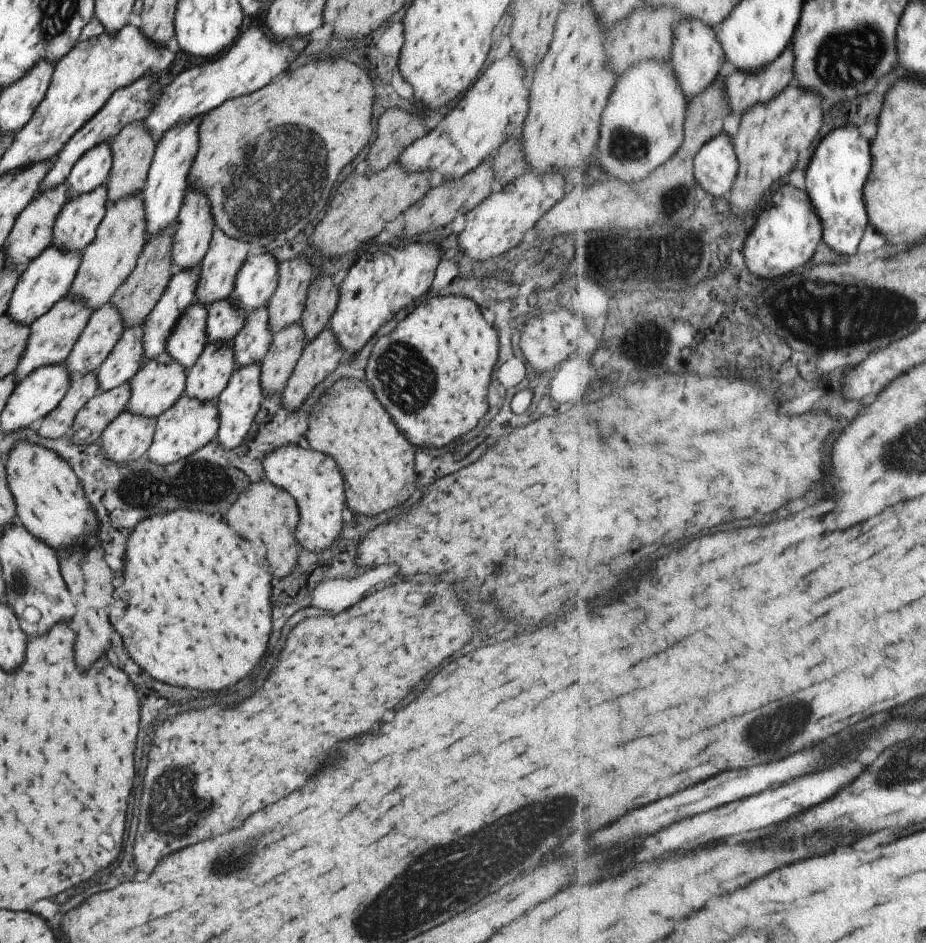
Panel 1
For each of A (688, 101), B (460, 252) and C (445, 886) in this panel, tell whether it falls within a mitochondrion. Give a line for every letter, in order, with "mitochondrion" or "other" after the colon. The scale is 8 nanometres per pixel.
A: other
B: other
C: mitochondrion

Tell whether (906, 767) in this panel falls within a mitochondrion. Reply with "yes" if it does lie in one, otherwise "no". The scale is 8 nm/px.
yes

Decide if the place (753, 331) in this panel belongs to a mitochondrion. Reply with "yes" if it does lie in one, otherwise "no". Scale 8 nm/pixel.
yes

